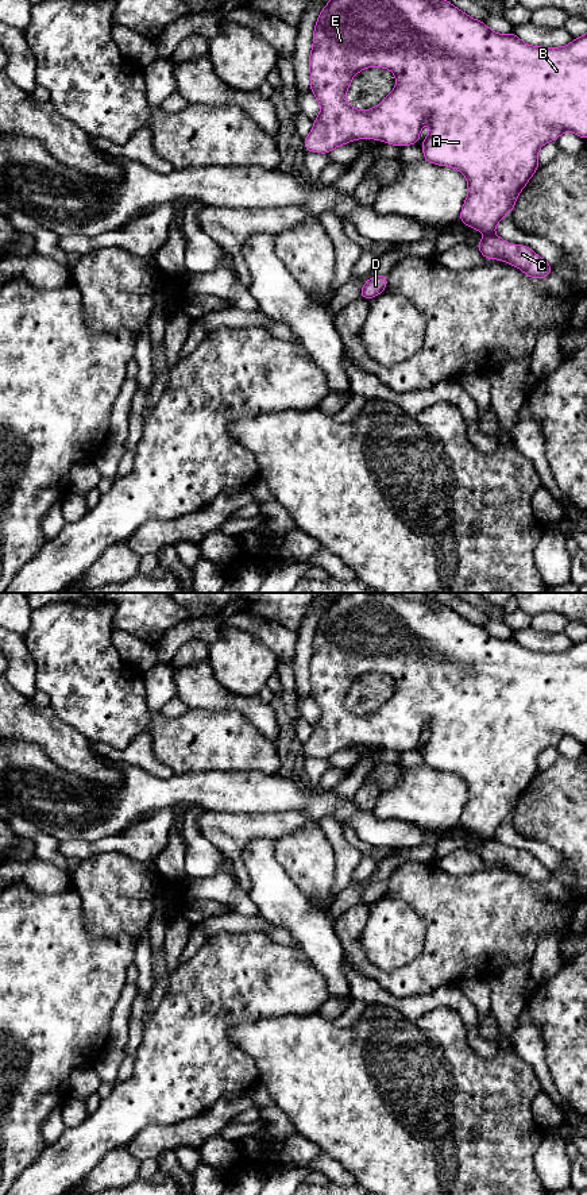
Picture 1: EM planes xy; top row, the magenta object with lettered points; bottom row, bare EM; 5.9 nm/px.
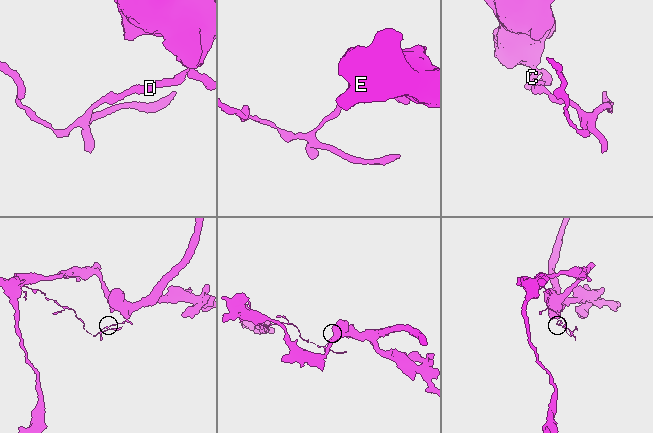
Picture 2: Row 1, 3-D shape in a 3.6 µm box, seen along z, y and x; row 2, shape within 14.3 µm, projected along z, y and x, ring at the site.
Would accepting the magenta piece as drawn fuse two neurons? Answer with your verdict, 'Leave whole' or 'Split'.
Split

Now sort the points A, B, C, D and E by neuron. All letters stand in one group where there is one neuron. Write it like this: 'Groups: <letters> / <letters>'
Groups: A B E / C D

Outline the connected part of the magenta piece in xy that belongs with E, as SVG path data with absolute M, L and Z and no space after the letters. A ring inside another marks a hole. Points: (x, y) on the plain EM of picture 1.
M341 593L337 595L320 617L316 627L309 674L310 694L321 710L321 717L313 725L313 735L304 744L306 756L328 759L335 752L350 748L354 744L378 744L399 752L410 751L416 749L422 729L428 726L430 729L430 737L422 748L424 764L439 771L455 772L464 779L468 787L468 801L462 813L460 825L463 829L484 839L493 839L502 822L513 816L517 801L540 772L537 758L542 749L557 745L565 736L572 736L583 744L587 743L587 639L574 644L564 652L529 651L514 637L501 640L491 636L483 627L470 622L447 605L429 598L425 593ZM372 671L391 675L397 683L397 690L378 712L367 716L355 714L345 706L347 694L356 678Z

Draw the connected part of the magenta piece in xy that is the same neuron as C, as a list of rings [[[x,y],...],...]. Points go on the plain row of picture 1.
[[[487,839],[476,851],[487,864],[501,864],[521,874],[530,883],[544,883],[552,878],[552,871],[541,864],[528,851],[513,851],[495,839]]]

